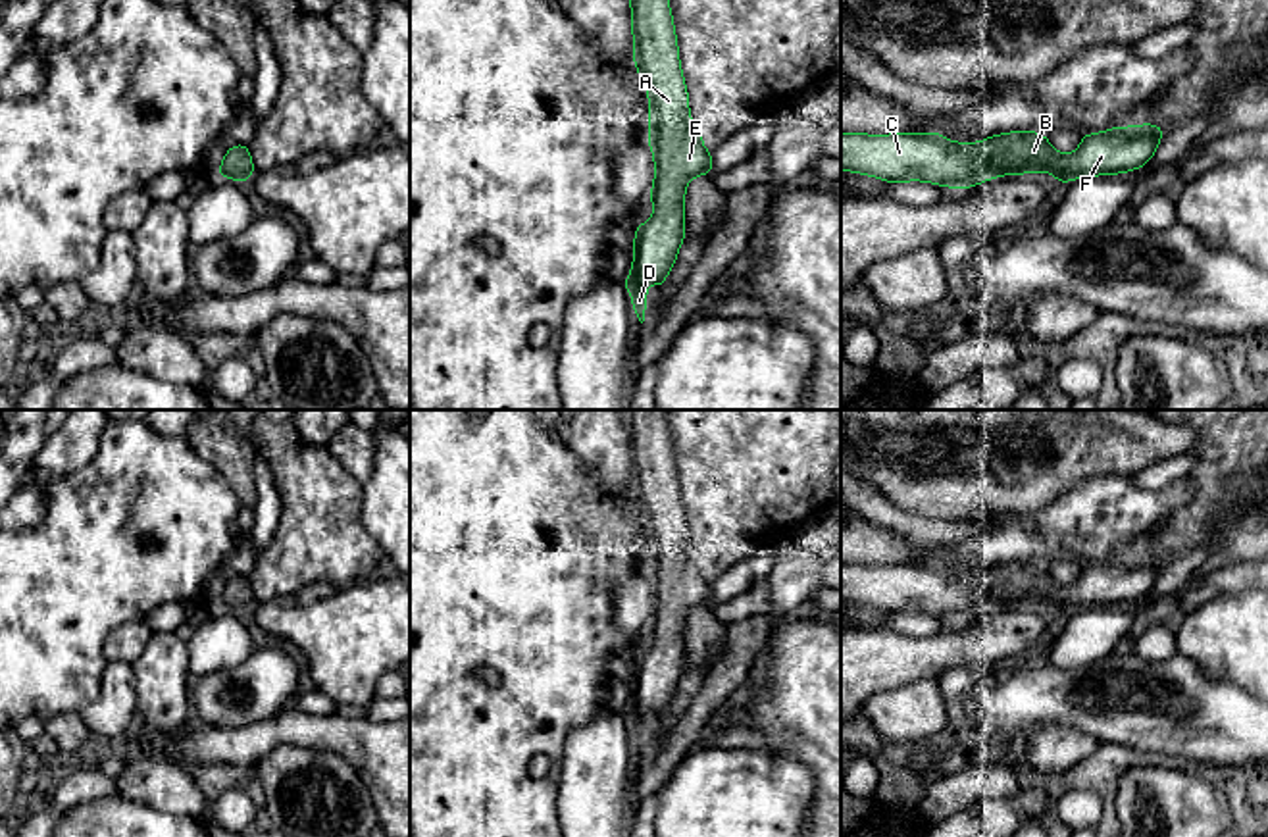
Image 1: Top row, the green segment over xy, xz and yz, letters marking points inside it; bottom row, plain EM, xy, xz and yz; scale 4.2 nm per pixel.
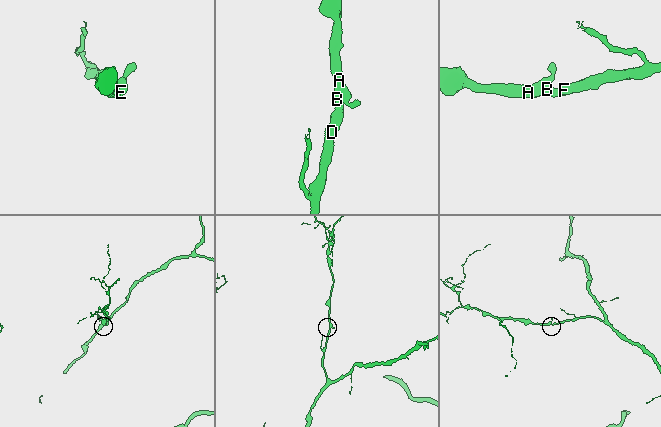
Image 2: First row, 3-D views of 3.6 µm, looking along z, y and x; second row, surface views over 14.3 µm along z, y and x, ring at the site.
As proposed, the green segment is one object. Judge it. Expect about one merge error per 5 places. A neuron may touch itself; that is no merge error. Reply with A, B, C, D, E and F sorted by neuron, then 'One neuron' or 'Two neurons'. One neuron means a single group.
Groups: A B C D E F. One neuron

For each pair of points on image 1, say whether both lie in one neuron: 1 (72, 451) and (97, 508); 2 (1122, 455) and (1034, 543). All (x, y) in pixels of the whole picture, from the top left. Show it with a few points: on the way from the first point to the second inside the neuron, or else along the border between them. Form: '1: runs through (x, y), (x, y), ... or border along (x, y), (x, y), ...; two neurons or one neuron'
1: border along (104, 430), (99, 451), (52, 478), (45, 495); two neurons
2: border along (1132, 476), (1088, 476), (1061, 497); two neurons

